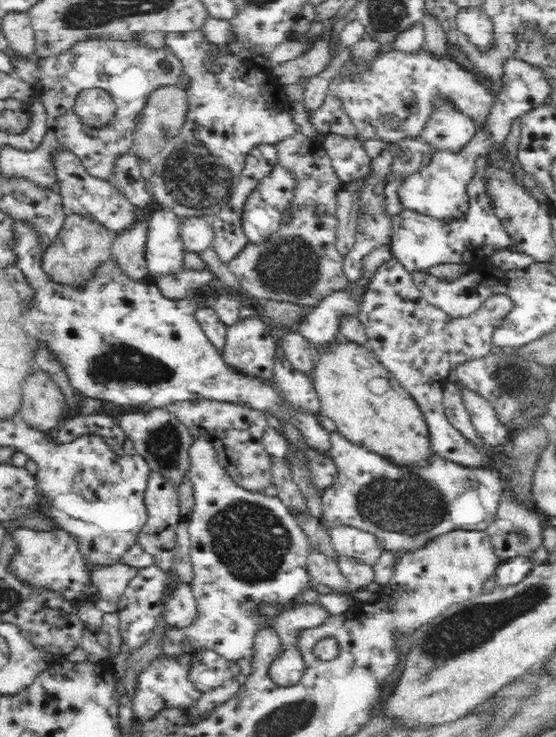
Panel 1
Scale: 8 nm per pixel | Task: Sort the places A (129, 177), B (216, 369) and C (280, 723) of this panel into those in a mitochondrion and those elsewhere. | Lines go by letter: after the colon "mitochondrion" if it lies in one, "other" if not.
A: other
B: other
C: mitochondrion

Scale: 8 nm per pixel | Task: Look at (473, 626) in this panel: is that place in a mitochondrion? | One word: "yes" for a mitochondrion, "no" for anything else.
yes

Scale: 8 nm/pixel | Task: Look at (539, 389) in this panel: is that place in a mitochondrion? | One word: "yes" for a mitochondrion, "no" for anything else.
yes

